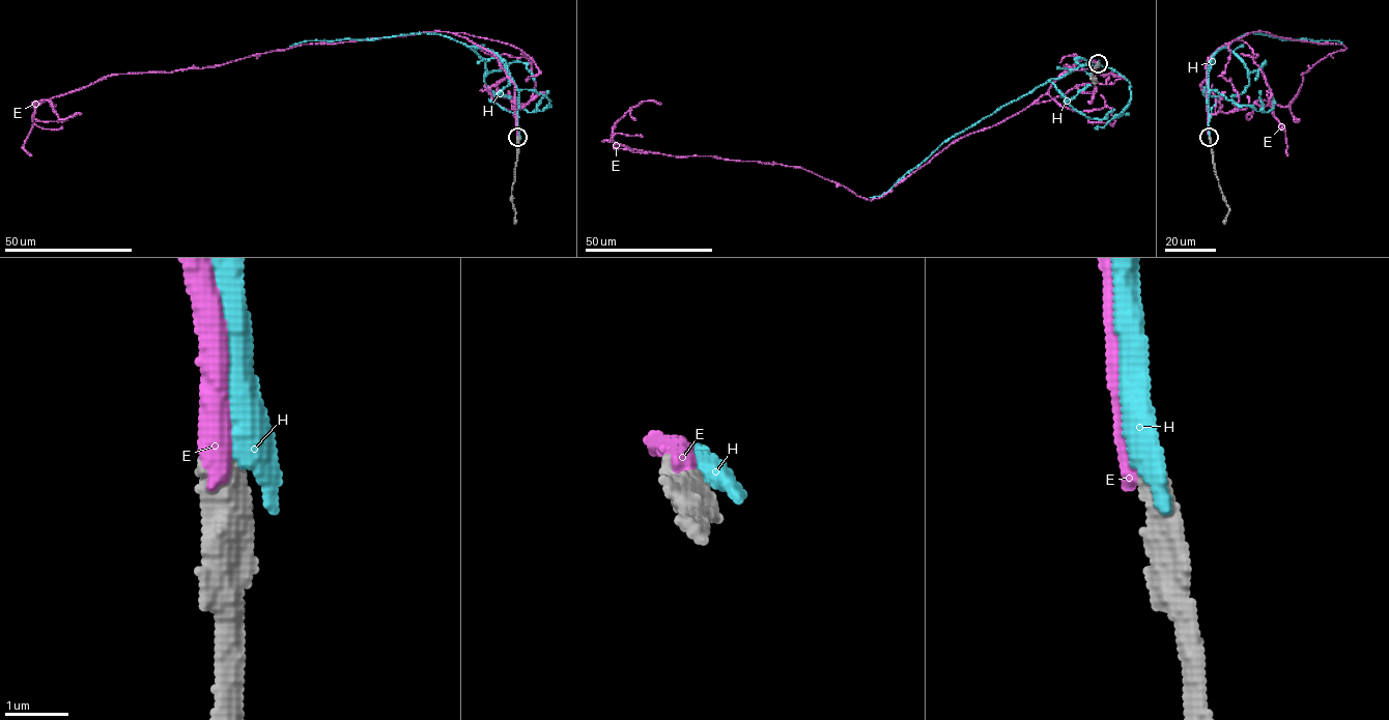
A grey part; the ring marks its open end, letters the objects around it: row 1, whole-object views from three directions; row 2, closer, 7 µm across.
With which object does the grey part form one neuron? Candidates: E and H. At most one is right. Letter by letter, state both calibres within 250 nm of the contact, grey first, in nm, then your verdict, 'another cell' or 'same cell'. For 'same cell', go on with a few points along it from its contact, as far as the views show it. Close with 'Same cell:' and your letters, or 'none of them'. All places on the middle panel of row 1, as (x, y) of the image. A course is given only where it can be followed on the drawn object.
E: 550 nm thick on the grey side, 440 nm on the other; same cell; it runs (1098, 62), (1079, 60), (1027, 107), (870, 199), (798, 167), (612, 139), (631, 108), (661, 104)
H: 500 nm thick on the grey side, 500 nm on the other; another cell
Same cell: E

